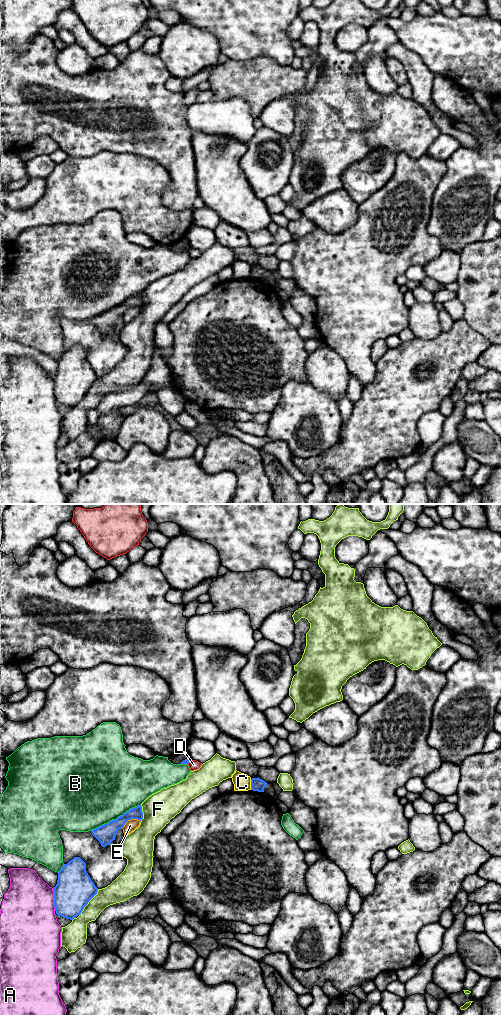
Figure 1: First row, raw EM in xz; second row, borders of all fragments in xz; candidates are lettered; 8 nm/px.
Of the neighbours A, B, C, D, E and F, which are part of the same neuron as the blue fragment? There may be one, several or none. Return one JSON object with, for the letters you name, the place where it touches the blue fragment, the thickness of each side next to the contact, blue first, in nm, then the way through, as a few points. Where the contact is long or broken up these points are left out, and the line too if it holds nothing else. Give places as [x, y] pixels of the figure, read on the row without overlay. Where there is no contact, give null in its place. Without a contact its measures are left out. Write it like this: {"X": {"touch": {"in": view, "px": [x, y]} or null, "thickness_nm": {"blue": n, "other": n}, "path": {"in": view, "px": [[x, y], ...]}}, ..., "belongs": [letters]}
{"belongs": []}

